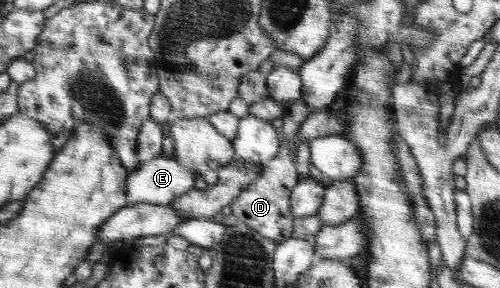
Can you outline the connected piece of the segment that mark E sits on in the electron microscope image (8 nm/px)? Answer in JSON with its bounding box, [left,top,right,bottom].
[126,152,199,206]

